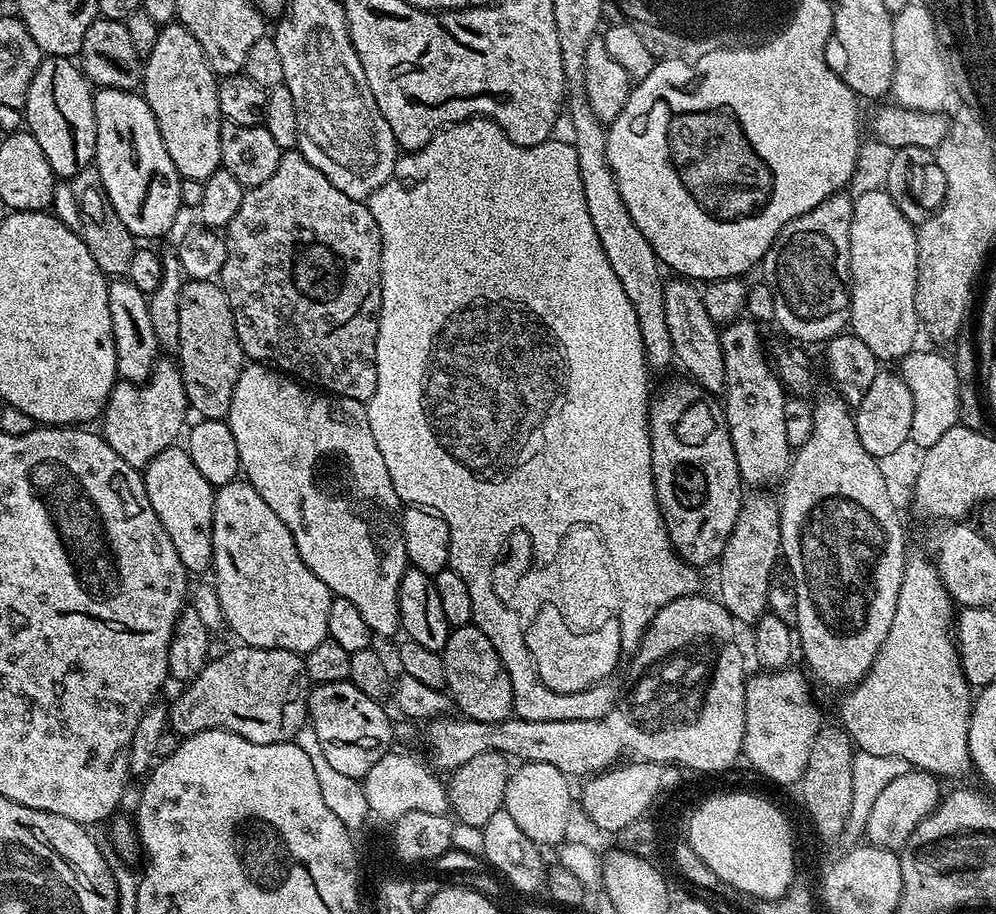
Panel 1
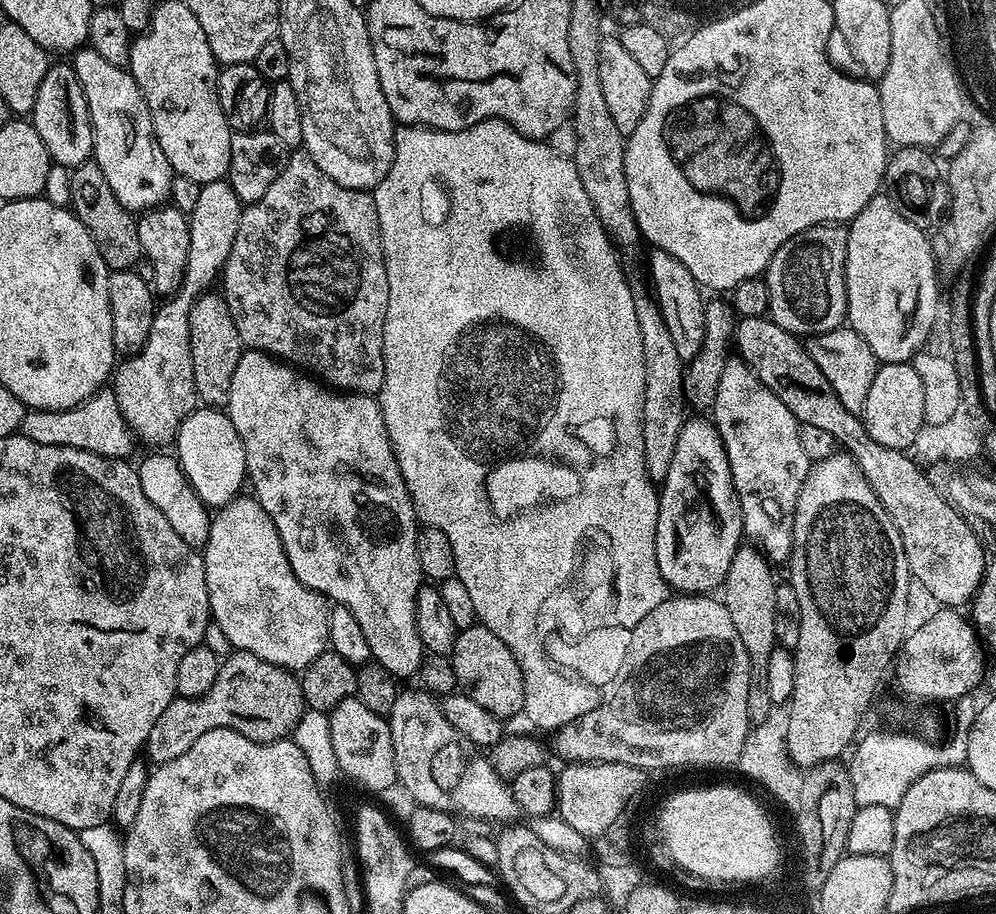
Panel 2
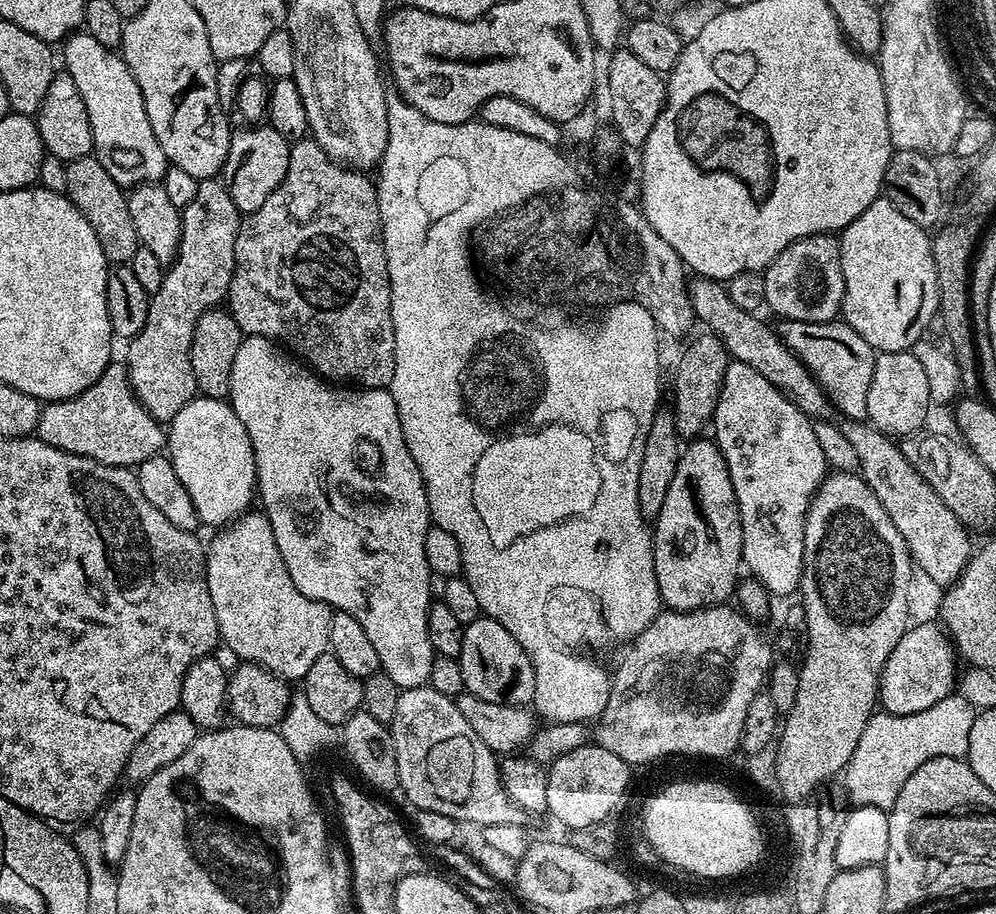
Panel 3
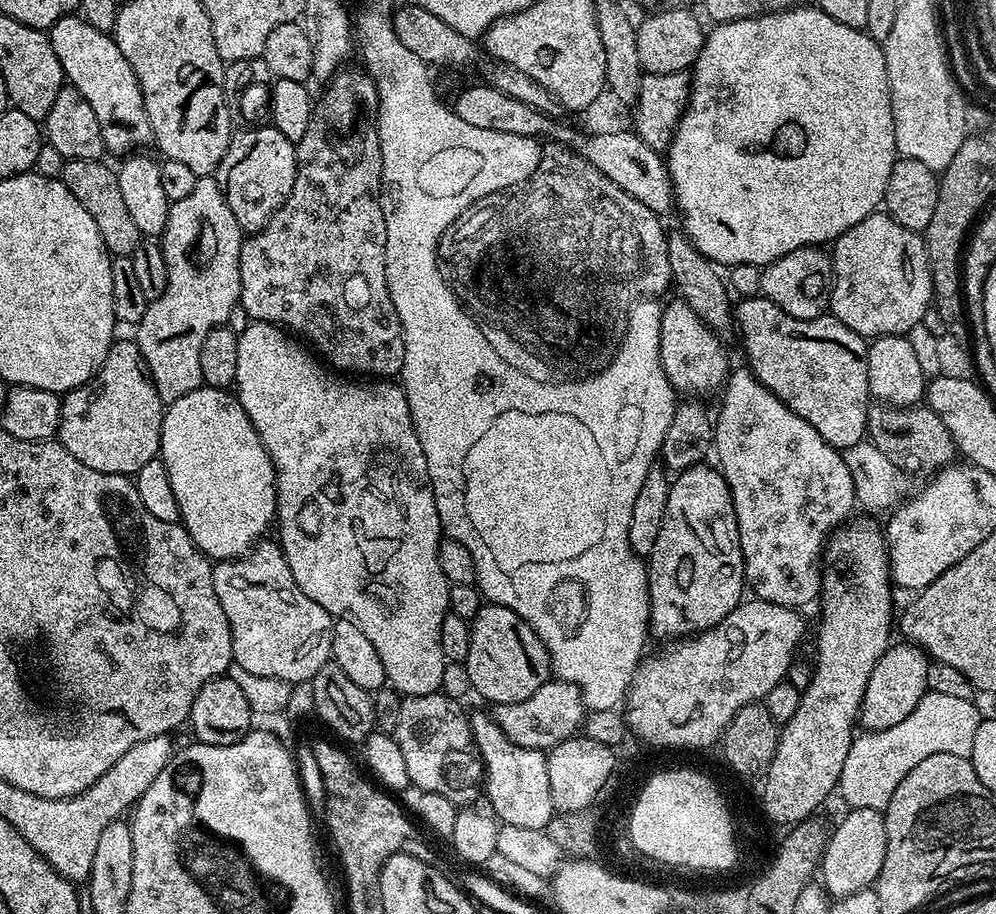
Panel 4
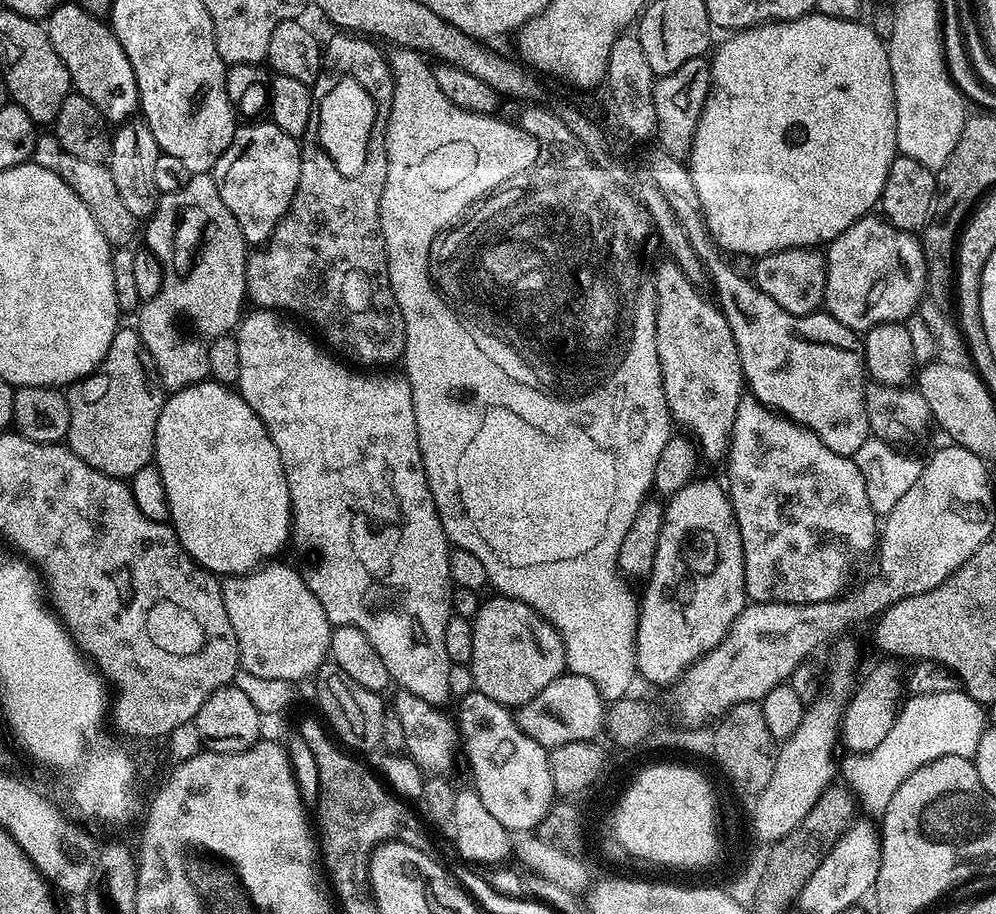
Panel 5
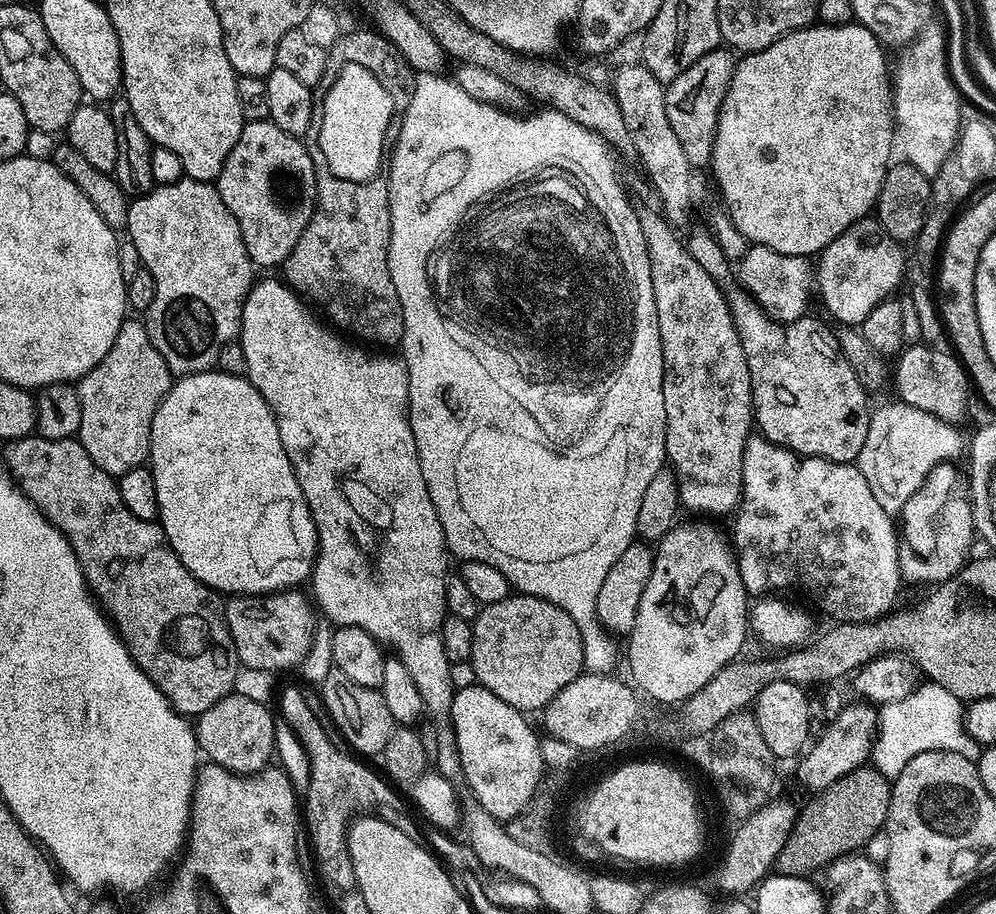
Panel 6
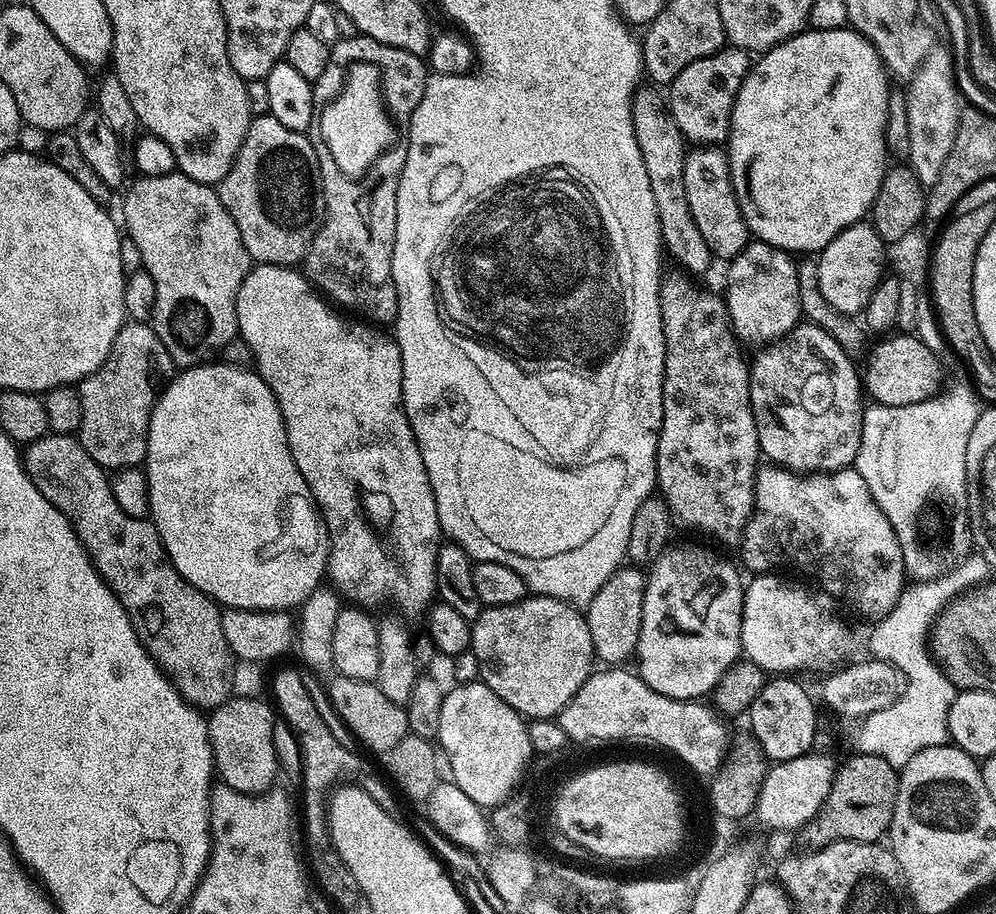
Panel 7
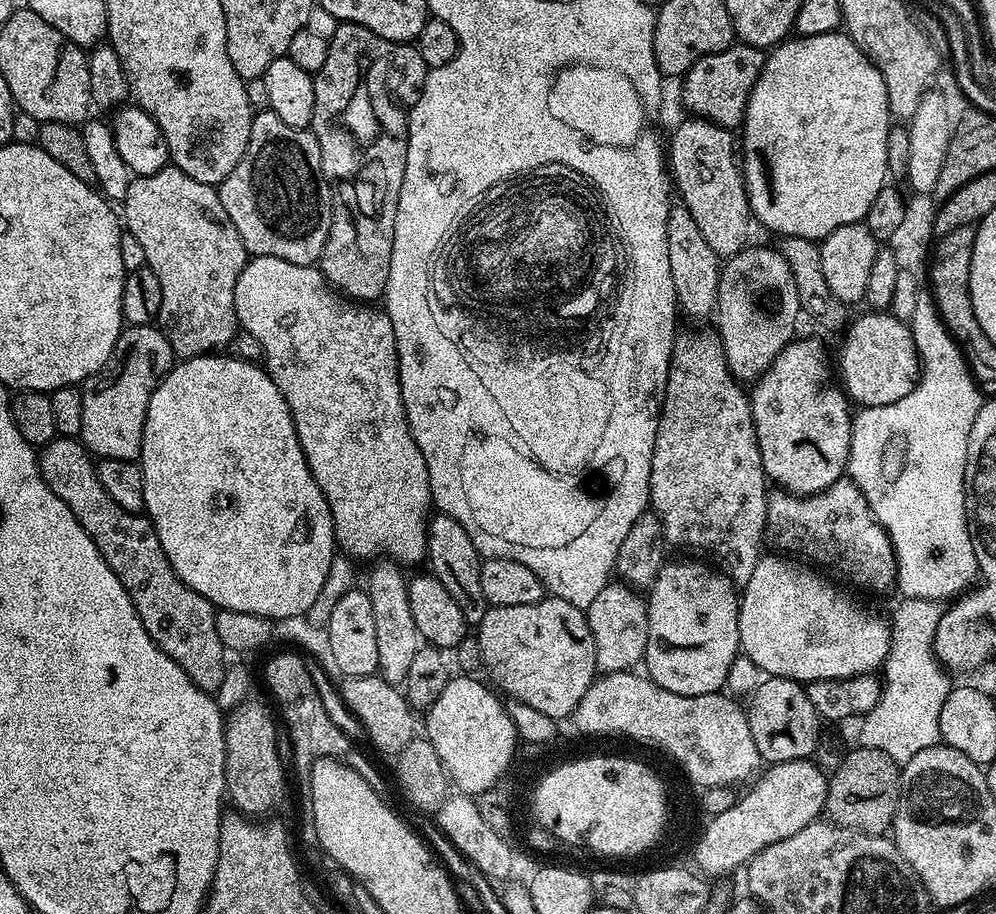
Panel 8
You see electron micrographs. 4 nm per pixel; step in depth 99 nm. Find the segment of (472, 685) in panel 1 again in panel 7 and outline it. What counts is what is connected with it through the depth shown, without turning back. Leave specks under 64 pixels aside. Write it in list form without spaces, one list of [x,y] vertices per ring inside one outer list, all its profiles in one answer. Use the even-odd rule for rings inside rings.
[[[529,594],[510,606],[484,608],[471,625],[470,650],[478,658],[480,680],[529,721],[559,717],[594,671],[585,613],[553,596]]]

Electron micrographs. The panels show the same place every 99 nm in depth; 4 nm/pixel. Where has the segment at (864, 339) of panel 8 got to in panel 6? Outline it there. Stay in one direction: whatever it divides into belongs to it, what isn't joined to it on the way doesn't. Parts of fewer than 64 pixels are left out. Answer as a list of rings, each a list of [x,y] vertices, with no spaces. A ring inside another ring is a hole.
[[[923,342],[905,347],[899,353],[894,364],[894,388],[904,400],[903,403],[910,408],[926,410],[934,414],[939,420],[945,420],[947,424],[959,425],[959,420],[968,412],[968,392],[970,393],[970,381],[968,373],[964,370],[964,365],[951,351],[943,347],[931,347]]]

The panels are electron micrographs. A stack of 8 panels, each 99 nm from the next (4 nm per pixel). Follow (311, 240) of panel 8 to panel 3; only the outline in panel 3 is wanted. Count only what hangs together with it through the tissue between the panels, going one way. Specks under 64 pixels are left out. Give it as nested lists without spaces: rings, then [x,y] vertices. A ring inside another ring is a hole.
[[[244,126],[233,131],[228,157],[224,163],[222,183],[228,189],[234,206],[247,214],[258,210],[286,178],[290,166],[290,142],[270,126]]]

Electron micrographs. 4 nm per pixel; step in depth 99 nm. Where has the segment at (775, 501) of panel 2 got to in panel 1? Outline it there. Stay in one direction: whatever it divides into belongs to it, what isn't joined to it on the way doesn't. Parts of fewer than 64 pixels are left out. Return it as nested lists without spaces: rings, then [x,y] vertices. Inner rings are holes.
[[[741,318],[736,320],[733,324],[723,325],[720,334],[720,345],[722,346],[722,354],[724,355],[724,361],[726,362],[726,378],[728,379],[728,385],[724,387],[722,393],[722,403],[724,406],[724,417],[726,418],[726,426],[730,430],[730,442],[734,446],[734,458],[738,458],[738,470],[740,471],[740,479],[745,485],[748,486],[772,486],[775,482],[783,481],[788,465],[794,455],[794,450],[786,442],[786,406],[784,405],[786,399],[786,389],[783,384],[780,383],[780,377],[777,376],[775,367],[770,359],[769,353],[764,353],[764,340],[760,337],[759,327],[751,319]]]

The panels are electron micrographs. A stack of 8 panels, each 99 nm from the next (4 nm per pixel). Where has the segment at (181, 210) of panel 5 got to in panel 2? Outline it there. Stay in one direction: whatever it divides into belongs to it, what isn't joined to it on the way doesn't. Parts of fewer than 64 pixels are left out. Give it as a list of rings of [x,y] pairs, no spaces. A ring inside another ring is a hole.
[[[227,179],[200,185],[198,202],[188,220],[189,261],[186,262],[184,280],[175,295],[167,297],[167,300],[155,309],[149,337],[146,338],[145,345],[142,346],[140,352],[121,359],[115,365],[110,377],[111,390],[116,396],[118,410],[129,433],[137,441],[140,439],[144,444],[171,445],[175,441],[184,419],[190,413],[195,412],[198,407],[196,387],[194,386],[194,362],[190,362],[188,314],[192,309],[193,301],[200,296],[200,293],[209,291],[215,285],[212,283],[215,280],[217,283],[218,277],[223,273],[224,263],[230,254],[230,246],[234,246],[234,234],[238,234],[238,222],[243,213],[242,202],[238,198],[238,194],[234,194],[234,190],[228,184]]]

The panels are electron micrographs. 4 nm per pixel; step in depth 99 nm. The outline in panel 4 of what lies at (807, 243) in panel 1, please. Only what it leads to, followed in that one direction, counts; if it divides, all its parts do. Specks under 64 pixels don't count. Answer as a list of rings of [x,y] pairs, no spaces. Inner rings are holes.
[[[823,247],[799,248],[761,271],[760,292],[786,314],[799,320],[809,320],[825,315],[832,298],[832,258]]]

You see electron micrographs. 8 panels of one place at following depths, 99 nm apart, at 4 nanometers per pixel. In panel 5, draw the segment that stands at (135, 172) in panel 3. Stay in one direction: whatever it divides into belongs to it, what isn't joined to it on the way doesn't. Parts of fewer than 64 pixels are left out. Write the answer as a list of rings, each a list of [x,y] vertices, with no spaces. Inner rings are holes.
[[[65,2],[55,8],[46,18],[46,27],[54,50],[58,50],[58,58],[70,70],[73,89],[85,96],[105,120],[127,121],[140,107],[138,82],[130,58],[126,58],[111,27],[101,17],[86,14],[75,2]]]

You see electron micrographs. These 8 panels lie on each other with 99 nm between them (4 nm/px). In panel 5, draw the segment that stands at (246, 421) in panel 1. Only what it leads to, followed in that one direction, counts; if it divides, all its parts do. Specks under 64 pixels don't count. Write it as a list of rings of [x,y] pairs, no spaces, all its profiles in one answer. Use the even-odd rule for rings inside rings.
[[[252,310],[252,313],[250,312],[241,319],[234,332],[238,342],[238,391],[240,397],[250,406],[250,410],[254,410],[254,414],[258,414],[258,418],[266,426],[274,446],[278,446],[278,454],[282,458],[292,503],[290,540],[293,545],[296,543],[296,552],[304,563],[302,575],[306,586],[310,586],[314,598],[322,602],[322,610],[326,610],[326,618],[333,626],[354,626],[362,630],[366,638],[370,638],[375,652],[382,658],[392,684],[397,689],[418,694],[422,702],[444,706],[444,703],[449,703],[453,699],[450,694],[450,670],[453,665],[446,654],[446,622],[454,614],[452,610],[454,585],[450,578],[450,558],[448,557],[450,545],[442,522],[438,518],[434,498],[430,494],[430,486],[422,462],[422,450],[418,446],[418,426],[414,422],[414,398],[410,382],[403,374],[387,376],[384,373],[387,371],[380,370],[377,371],[380,373],[375,376],[372,373],[375,371],[357,370],[349,366],[343,359],[337,358],[331,351],[321,347],[319,343],[316,345],[302,329],[295,328],[291,324],[293,323],[291,319],[283,320],[280,317],[283,315],[279,311]]]

